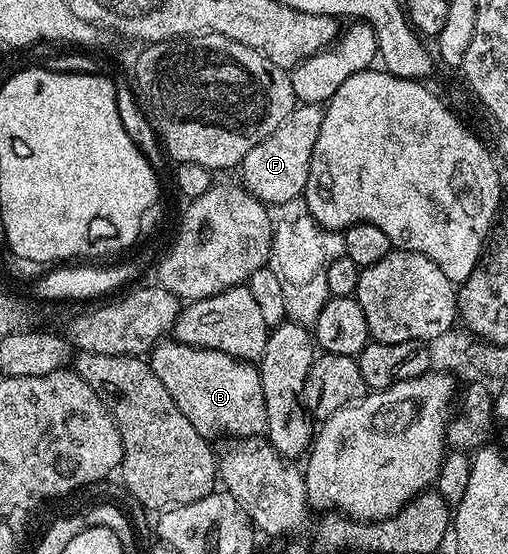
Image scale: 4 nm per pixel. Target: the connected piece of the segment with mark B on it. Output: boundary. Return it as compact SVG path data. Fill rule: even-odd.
M173 337L163 338L149 352L148 362L152 373L160 377L164 389L172 396L172 401L192 421L196 433L200 433L207 441L214 441L217 435L234 435L238 439L253 439L265 436L266 410L264 409L264 389L262 377L253 362L237 359L223 351L213 351L207 347L189 347L186 343L180 343Z

